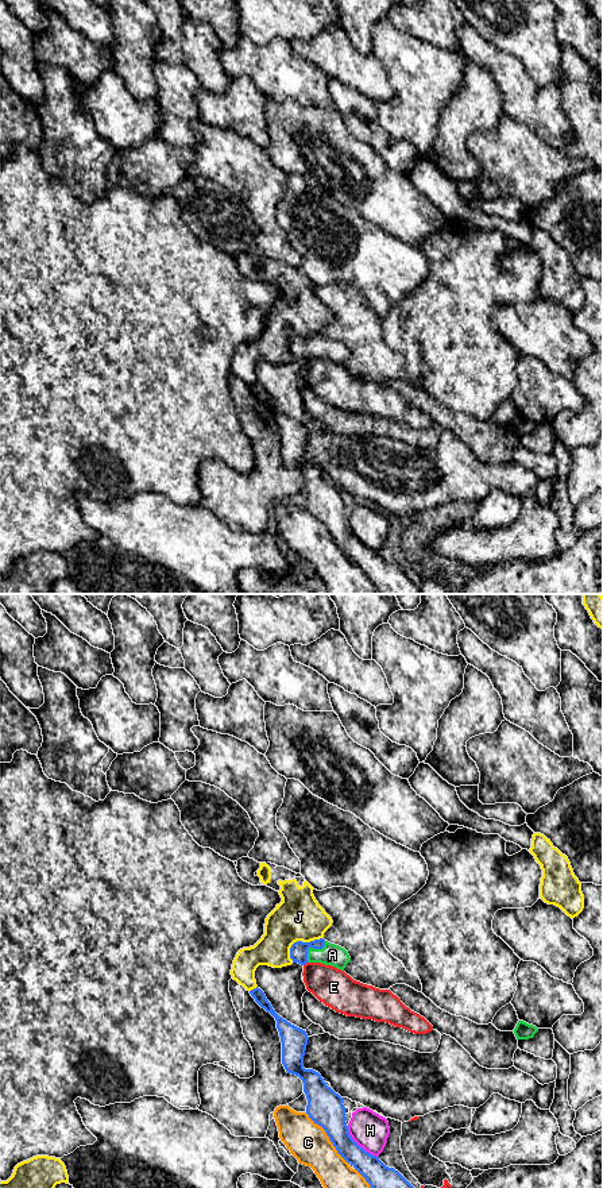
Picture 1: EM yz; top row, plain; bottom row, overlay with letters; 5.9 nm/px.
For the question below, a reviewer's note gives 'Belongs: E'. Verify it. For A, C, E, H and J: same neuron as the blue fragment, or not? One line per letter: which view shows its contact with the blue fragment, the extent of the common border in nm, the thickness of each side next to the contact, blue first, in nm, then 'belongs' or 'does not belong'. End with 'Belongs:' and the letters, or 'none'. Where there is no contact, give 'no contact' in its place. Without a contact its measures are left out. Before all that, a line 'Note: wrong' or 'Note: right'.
Note: wrong
A: meets blue in yz; contact 170 nm long; 110 nm thick on the blue side, 130 nm on the other; belongs
C: meets blue in yz; contact 400 nm long; 220 nm thick on the blue side, 240 nm on the other; does not belong
E: meets blue in yz; contact 40 nm long; 110 nm thick on the blue side, 220 nm on the other; does not belong
H: meets blue in yz; contact 260 nm long; 180 nm thick on the blue side, 220 nm on the other; does not belong
J: meets blue in yz; contact 240 nm long; 110 nm thick on the blue side, 280 nm on the other; does not belong
Belongs: A

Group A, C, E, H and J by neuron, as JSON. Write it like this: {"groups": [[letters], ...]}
{"groups": [["A"], ["C"], ["E"], ["H"], ["J"]]}

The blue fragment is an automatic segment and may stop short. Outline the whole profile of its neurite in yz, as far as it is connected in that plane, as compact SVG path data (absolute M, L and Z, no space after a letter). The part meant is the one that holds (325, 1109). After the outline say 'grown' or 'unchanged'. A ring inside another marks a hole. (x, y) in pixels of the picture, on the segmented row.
M256 987L250 994L275 1018L282 1042L282 1064L287 1073L302 1080L308 1099L306 1114L325 1130L337 1153L366 1179L371 1188L414 1188L398 1170L386 1166L379 1157L370 1154L352 1139L345 1122L343 1098L326 1085L318 1072L304 1068L309 1040L306 1031L279 1017L260 988Z; unchanged

